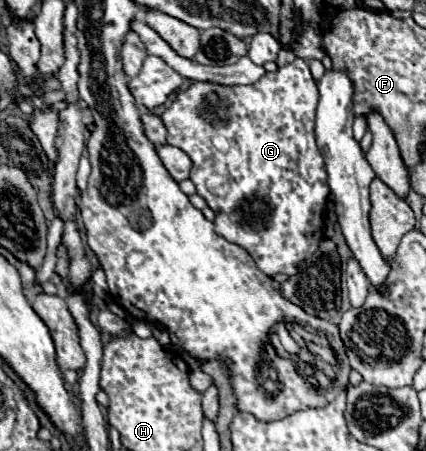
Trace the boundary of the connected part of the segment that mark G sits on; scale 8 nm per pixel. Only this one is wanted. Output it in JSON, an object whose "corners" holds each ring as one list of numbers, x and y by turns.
{"corners":[[296,59,276,73,266,73,252,85,222,87,218,83,194,81,188,89,178,91,176,99,162,115,168,129,168,145,180,147,192,159,190,179,198,195,218,213,214,219,216,231,230,243,244,247,258,269,270,277,278,273,296,275,304,253,314,253,322,239,330,187,326,183,324,159,314,139,316,105,318,87,306,61]]}

